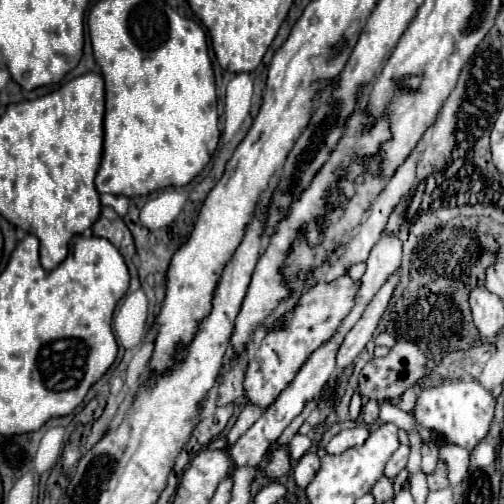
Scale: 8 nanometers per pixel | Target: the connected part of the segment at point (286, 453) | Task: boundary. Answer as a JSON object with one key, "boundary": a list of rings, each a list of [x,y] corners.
{"boundary":[[[278,441],[272,443],[270,449],[272,449],[272,455],[268,465],[264,467],[264,475],[268,479],[280,479],[290,471],[290,449],[288,445],[280,445]]]}

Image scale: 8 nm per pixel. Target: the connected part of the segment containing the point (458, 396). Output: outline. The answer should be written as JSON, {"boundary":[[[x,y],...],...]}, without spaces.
{"boundary":[[[478,381],[442,383],[432,389],[424,389],[416,401],[416,421],[428,429],[436,429],[450,443],[472,451],[488,433],[494,419],[494,397]]]}

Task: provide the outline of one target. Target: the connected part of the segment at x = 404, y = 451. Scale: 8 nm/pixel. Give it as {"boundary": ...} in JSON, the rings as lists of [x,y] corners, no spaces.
{"boundary":[[[400,445],[400,447],[398,447],[394,453],[392,453],[392,457],[388,459],[388,463],[386,463],[386,469],[384,469],[384,475],[394,479],[394,477],[398,475],[398,471],[406,467],[408,453],[410,453],[410,447],[408,447],[408,445]]]}

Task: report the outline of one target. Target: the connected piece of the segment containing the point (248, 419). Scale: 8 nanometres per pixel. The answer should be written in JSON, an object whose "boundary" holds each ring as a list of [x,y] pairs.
{"boundary":[[[246,405],[244,409],[242,409],[242,413],[240,413],[240,417],[238,417],[238,421],[236,421],[236,425],[230,429],[230,433],[226,435],[226,439],[228,439],[228,451],[230,451],[230,447],[250,429],[250,425],[258,419],[262,415],[262,409],[256,409],[256,407],[252,407],[252,405]]]}

